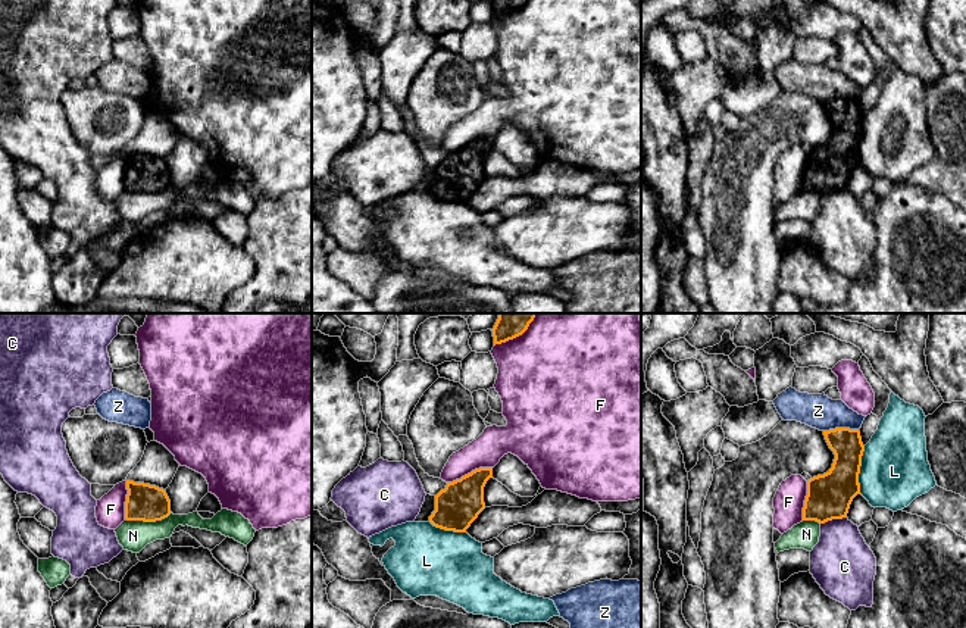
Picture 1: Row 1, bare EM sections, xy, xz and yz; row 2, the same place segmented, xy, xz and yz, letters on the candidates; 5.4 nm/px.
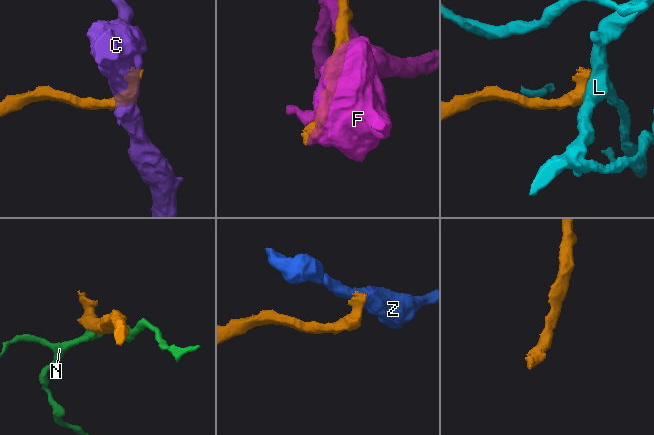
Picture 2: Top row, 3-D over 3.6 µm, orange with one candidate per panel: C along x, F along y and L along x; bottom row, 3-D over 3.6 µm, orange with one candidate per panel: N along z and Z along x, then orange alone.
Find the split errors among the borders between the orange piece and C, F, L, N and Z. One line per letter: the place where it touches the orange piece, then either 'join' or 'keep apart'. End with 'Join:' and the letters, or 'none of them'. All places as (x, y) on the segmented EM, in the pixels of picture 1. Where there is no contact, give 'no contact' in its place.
C: meets orange in yz at (832, 518); keep apart
F: meets orange in xz at (471, 472); keep apart
L: meets orange in yz at (859, 469); keep apart
N: meets orange in xy at (147, 521); keep apart
Z: meets orange in yz at (840, 428); keep apart
Join: none of them

